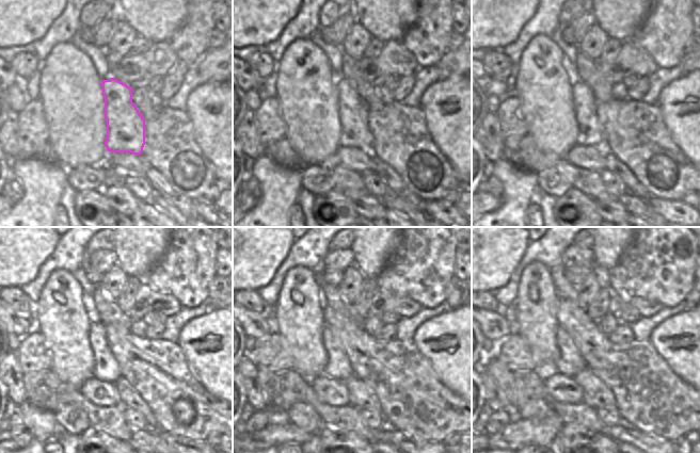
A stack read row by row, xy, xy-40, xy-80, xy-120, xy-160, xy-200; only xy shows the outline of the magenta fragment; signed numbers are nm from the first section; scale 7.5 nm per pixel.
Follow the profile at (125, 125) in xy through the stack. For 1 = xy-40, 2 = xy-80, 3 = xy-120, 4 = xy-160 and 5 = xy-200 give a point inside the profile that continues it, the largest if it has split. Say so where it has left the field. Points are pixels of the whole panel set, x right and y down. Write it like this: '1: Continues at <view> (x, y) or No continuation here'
1: Continues at xy-40 (353, 112)
2: Continues at xy-80 (590, 131)
3: Continues at xy-120 (106, 368)
4: Continues at xy-160 (337, 367)
5: Continues at xy-200 (570, 362).

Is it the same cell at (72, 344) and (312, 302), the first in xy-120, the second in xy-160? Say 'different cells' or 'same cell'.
same cell

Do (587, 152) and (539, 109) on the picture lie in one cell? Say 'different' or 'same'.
different

